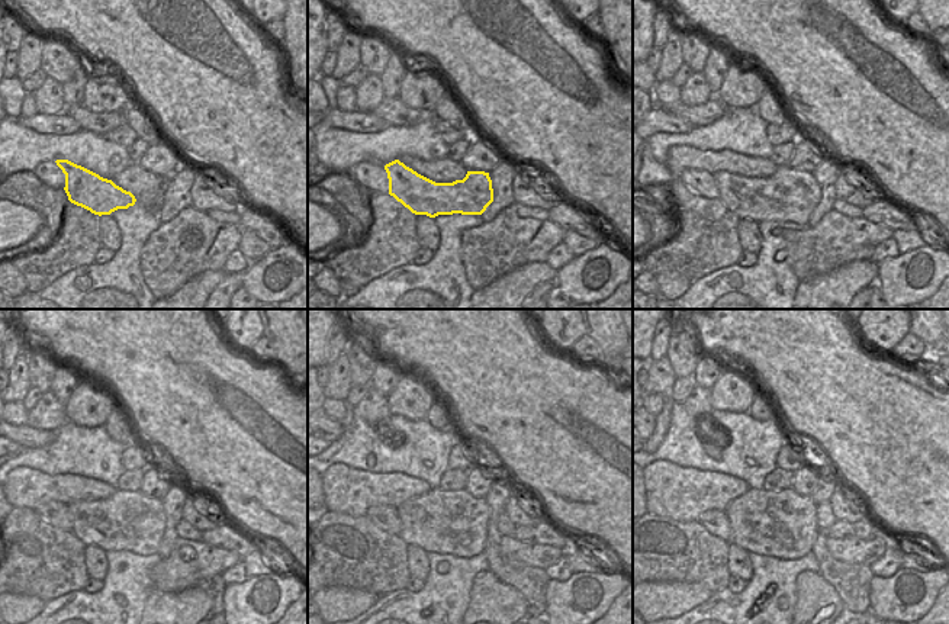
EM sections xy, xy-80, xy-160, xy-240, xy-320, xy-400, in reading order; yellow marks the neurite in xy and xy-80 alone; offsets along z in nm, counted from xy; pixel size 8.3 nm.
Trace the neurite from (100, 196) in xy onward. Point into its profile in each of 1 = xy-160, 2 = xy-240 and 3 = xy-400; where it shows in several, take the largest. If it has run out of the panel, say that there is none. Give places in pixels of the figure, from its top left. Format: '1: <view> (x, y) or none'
1: xy-160 (790, 195)
2: xy-240 (131, 521)
3: xy-400 (782, 524)

